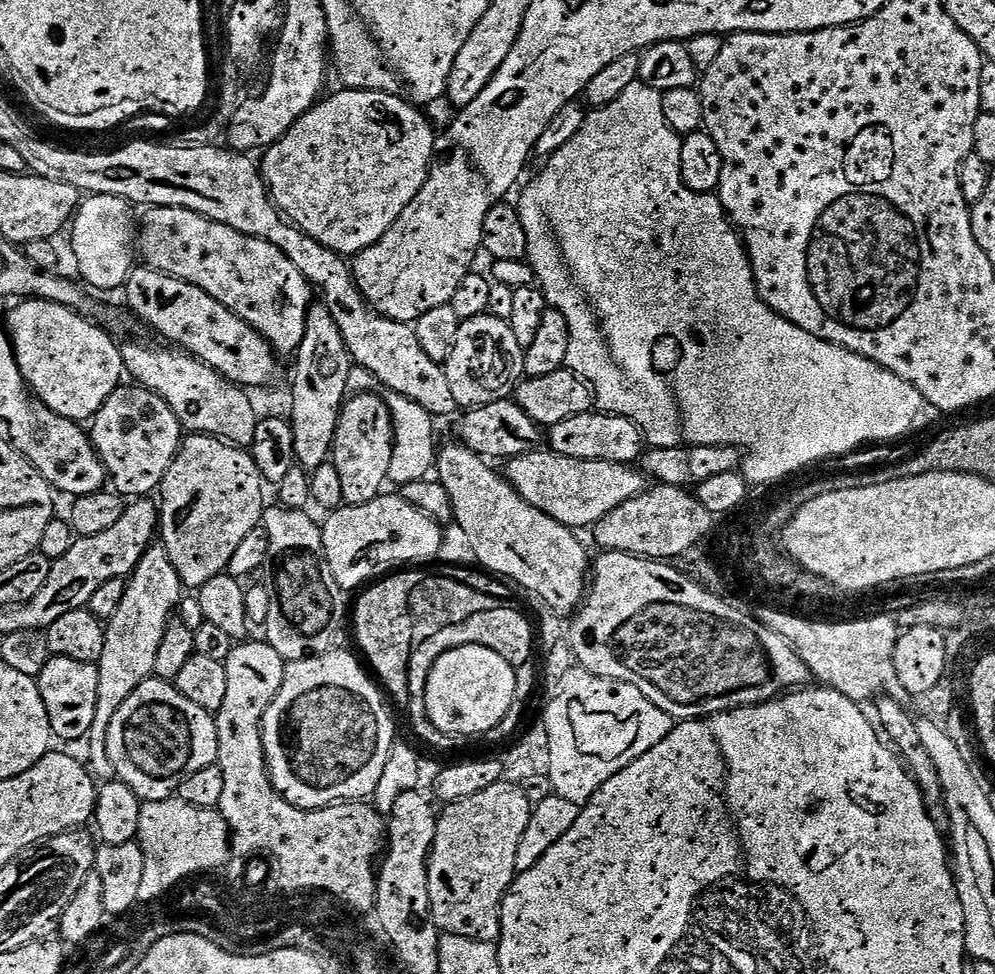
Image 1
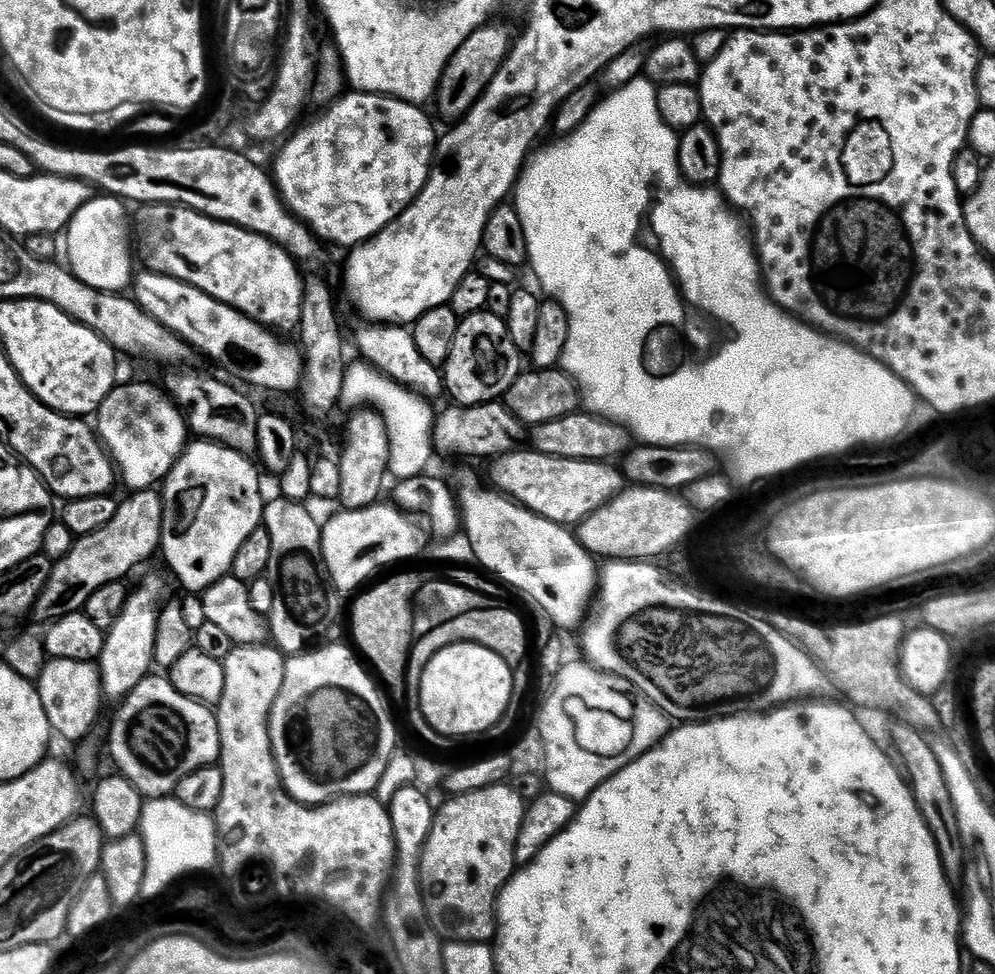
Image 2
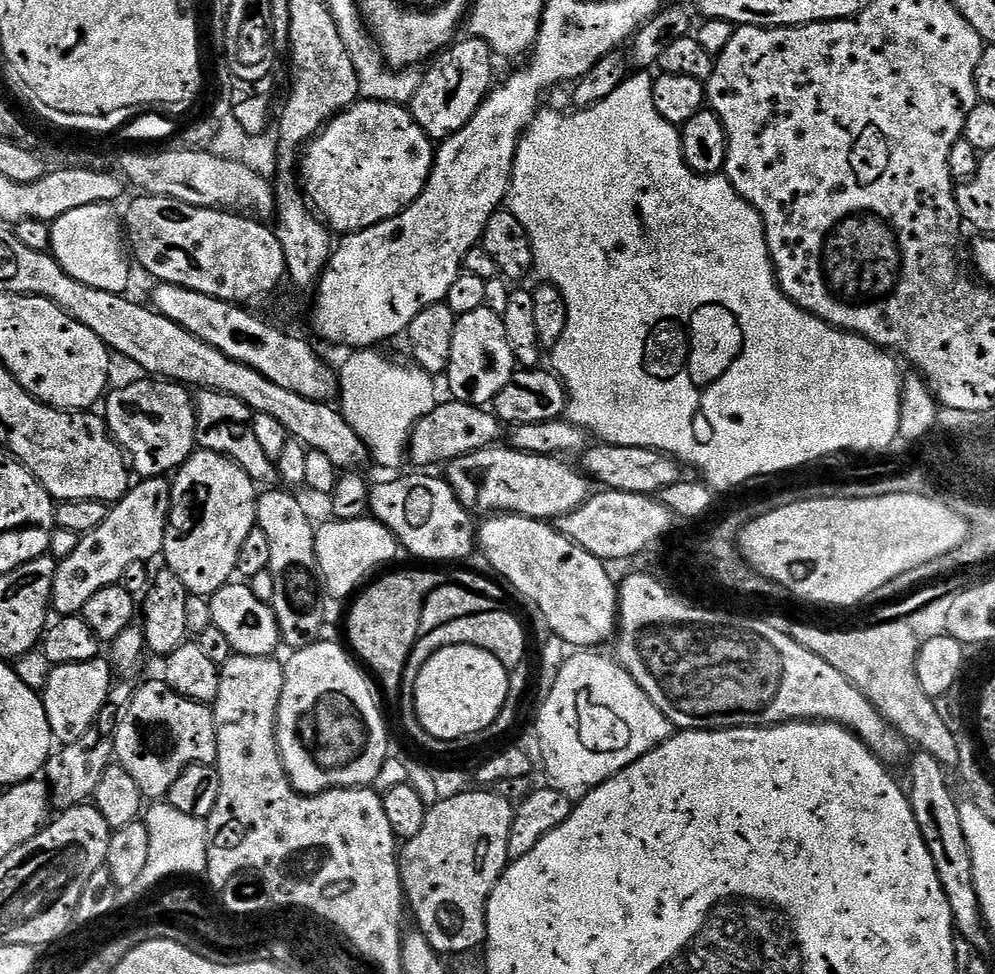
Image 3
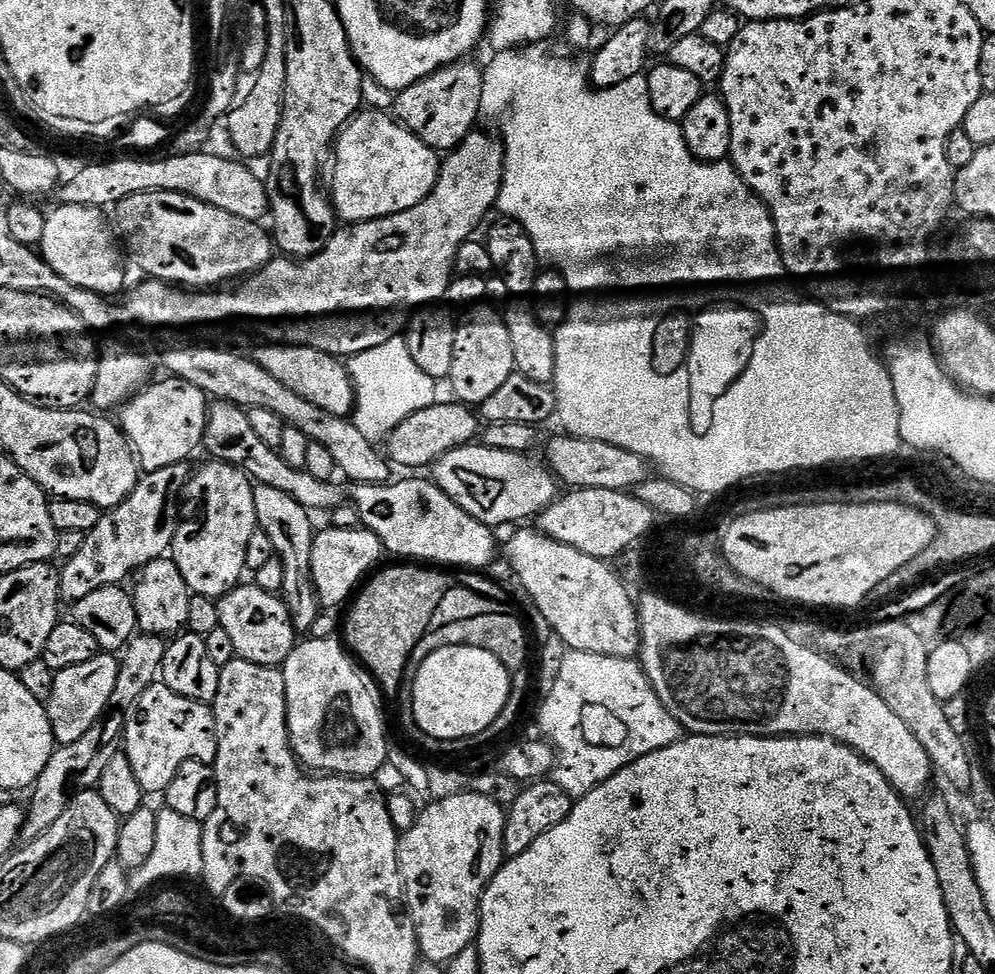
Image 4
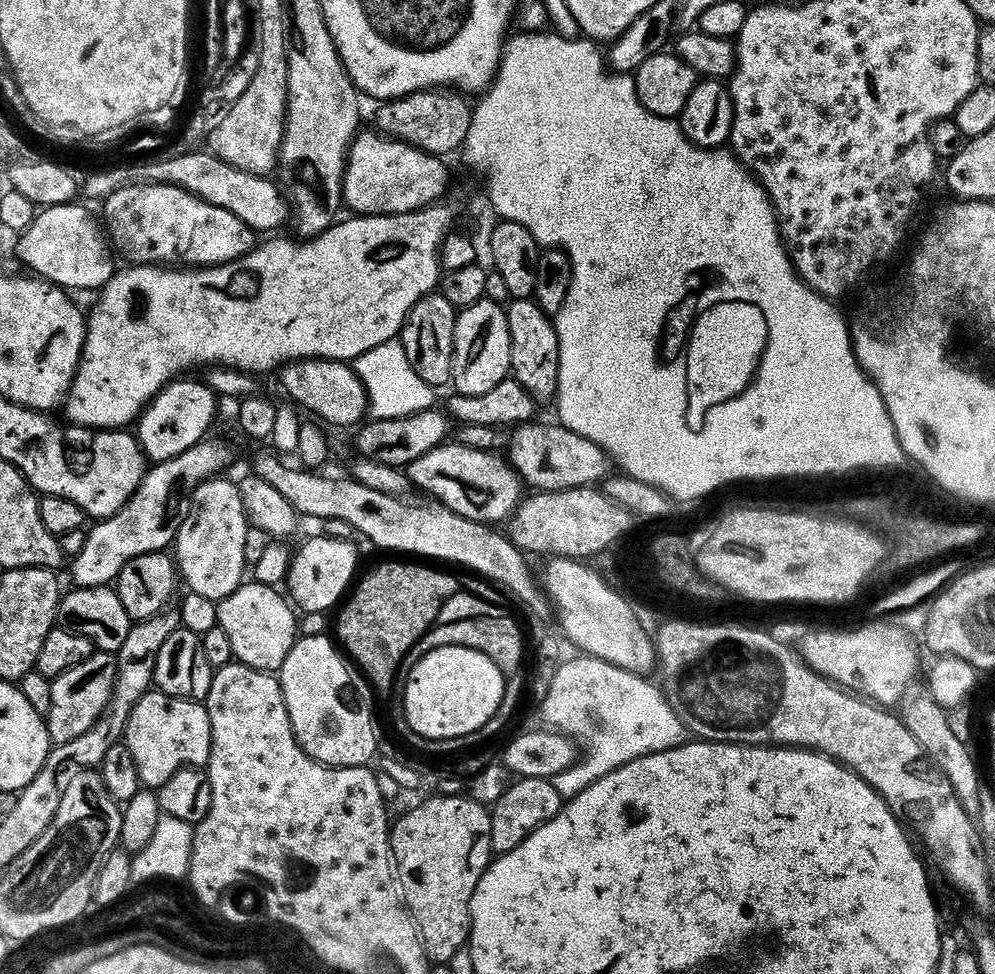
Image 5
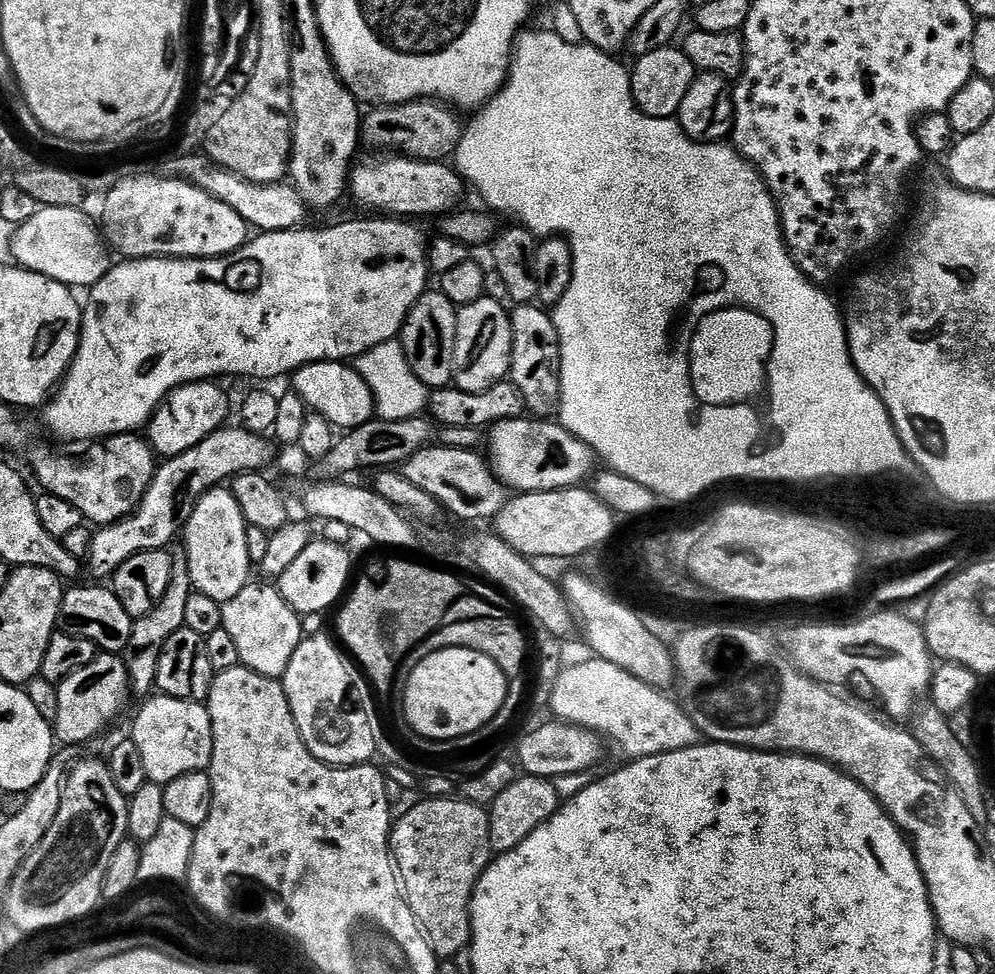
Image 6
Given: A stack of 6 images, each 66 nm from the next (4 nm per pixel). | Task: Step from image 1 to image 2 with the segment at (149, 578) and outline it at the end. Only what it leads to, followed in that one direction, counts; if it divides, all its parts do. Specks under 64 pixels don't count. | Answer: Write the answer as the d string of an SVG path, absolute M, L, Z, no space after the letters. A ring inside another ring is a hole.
M144 584L137 592L135 589L129 595L122 614L118 616L118 622L107 629L98 667L104 694L109 701L123 701L134 690L134 686L138 686L138 682L142 682L153 671L156 617L161 607L159 590L152 584Z

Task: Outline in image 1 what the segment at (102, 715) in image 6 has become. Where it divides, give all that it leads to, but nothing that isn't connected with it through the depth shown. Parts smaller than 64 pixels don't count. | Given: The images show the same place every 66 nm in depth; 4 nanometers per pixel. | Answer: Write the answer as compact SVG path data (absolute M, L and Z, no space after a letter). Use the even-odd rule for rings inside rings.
M52 656L46 662L42 674L38 677L42 702L50 718L53 737L60 740L83 741L94 723L94 714L98 710L98 678L100 670L97 665L86 662L74 662L74 658Z

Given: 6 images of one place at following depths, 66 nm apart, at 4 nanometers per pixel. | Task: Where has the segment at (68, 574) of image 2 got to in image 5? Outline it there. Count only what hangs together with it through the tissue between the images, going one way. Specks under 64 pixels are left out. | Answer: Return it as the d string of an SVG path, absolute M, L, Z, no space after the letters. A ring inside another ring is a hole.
M212 438L186 450L186 454L178 454L178 458L152 464L145 471L142 486L138 486L130 502L126 502L118 514L91 525L92 533L85 538L72 564L73 585L76 588L107 588L115 585L124 567L134 562L134 558L171 549L175 545L193 492L206 481L217 479L227 464L227 448L215 444Z

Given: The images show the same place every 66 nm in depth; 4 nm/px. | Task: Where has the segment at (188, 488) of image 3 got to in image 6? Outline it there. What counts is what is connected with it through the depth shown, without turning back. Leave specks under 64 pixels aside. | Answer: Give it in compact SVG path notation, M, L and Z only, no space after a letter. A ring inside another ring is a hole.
M227 487L211 488L200 496L187 524L182 529L184 548L182 554L188 560L193 589L206 598L214 598L223 606L250 583L254 565L246 551L246 534L250 525L242 514L242 506Z

